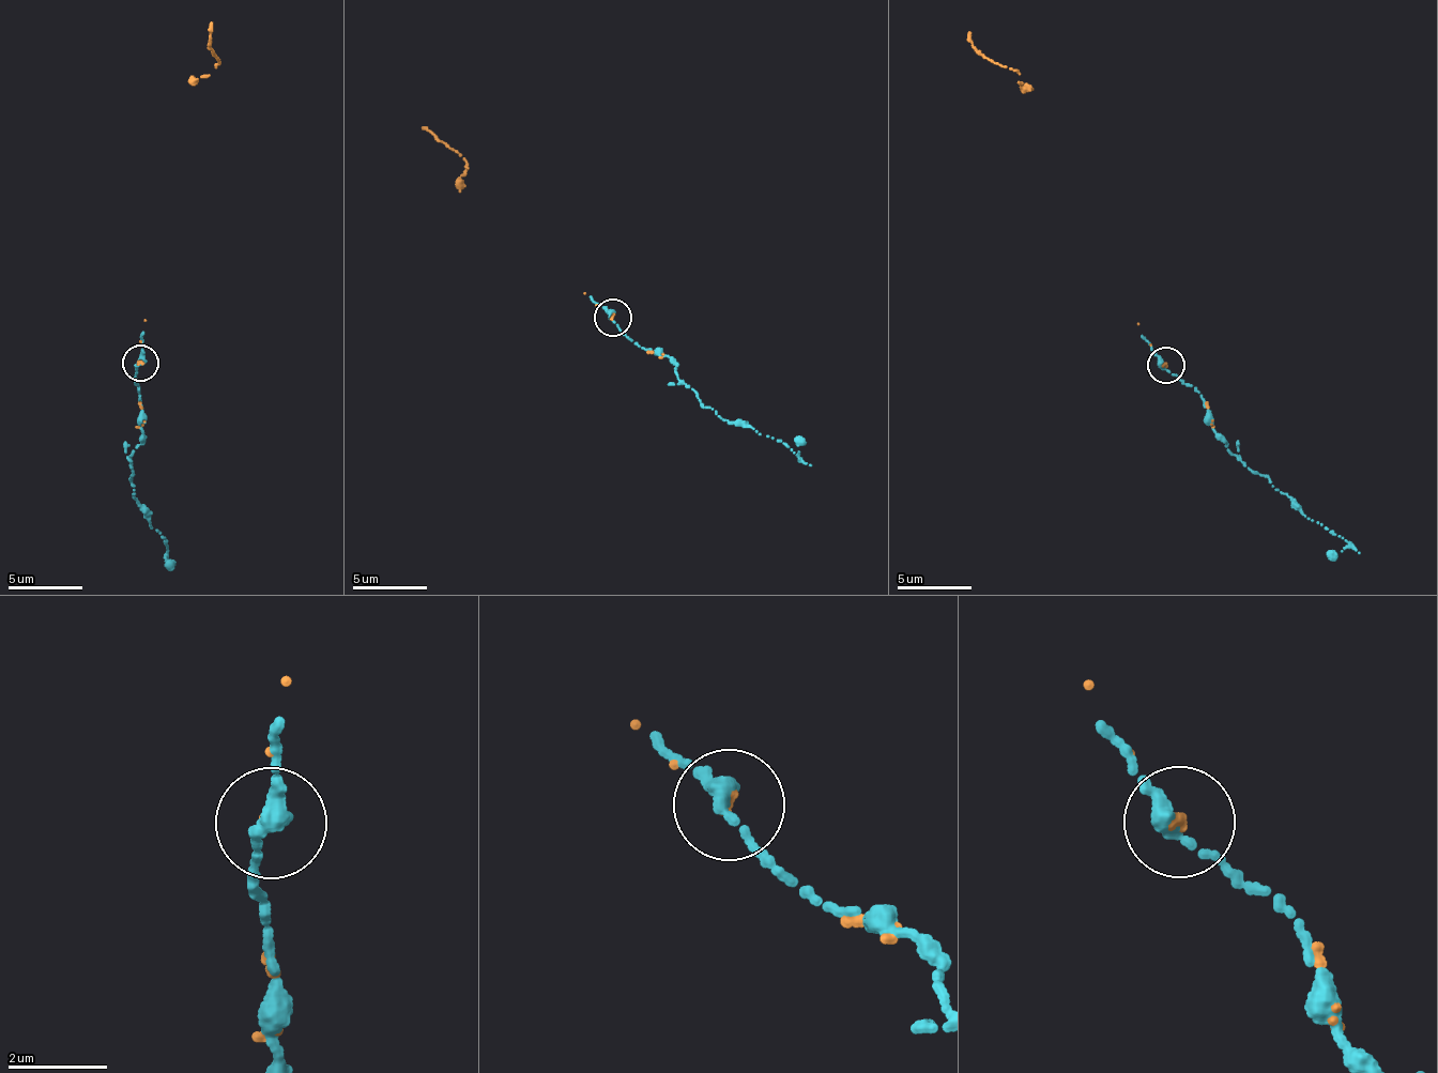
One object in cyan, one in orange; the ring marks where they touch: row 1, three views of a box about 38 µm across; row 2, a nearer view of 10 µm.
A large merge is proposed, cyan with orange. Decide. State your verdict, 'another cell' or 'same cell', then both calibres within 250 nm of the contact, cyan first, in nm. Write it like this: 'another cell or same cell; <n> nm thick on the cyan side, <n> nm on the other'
same cell; 300 nm thick on the cyan side, 150 nm on the other

